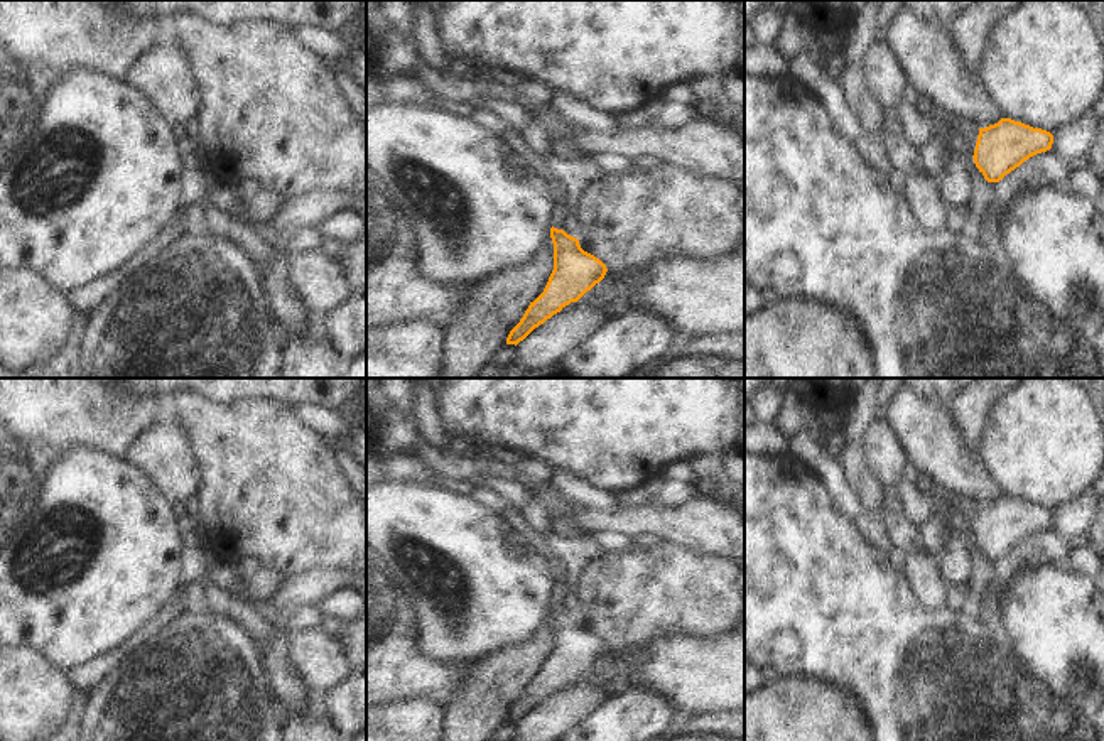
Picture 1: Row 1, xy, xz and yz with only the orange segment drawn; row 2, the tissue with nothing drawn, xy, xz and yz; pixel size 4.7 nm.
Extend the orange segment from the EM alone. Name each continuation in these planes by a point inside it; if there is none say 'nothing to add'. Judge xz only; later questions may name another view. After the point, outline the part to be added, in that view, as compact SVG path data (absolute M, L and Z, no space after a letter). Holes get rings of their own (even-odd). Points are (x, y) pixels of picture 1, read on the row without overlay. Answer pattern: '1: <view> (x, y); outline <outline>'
1: xz (562, 583); outline M562 569L557 582L555 582L555 601L554 606L562 608L564 598L569 591L571 574Z

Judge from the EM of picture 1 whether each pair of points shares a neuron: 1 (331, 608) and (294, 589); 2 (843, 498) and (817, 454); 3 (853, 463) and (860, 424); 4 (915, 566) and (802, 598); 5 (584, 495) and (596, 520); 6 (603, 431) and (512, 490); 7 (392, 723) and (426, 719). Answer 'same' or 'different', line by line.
1: different
2: same
3: same
4: different
5: different
6: different
7: same

